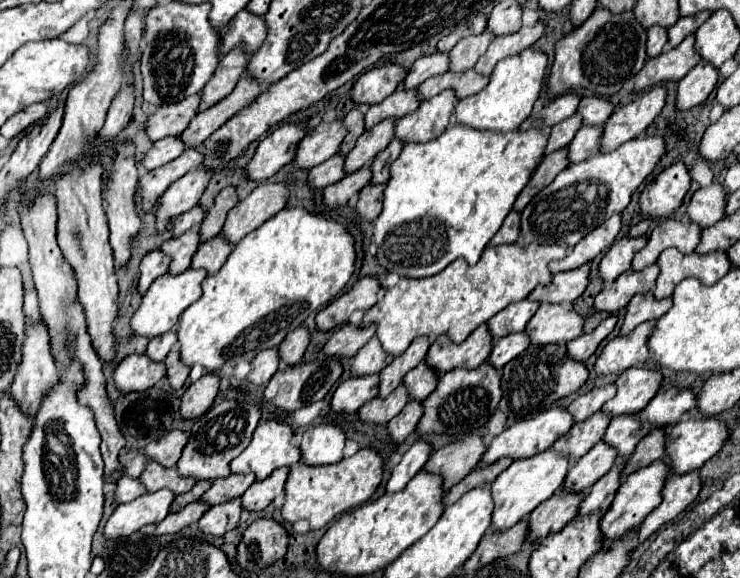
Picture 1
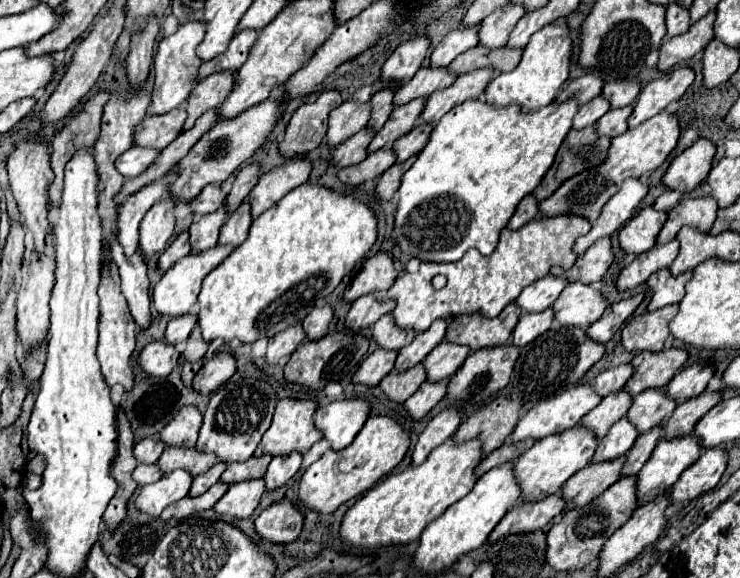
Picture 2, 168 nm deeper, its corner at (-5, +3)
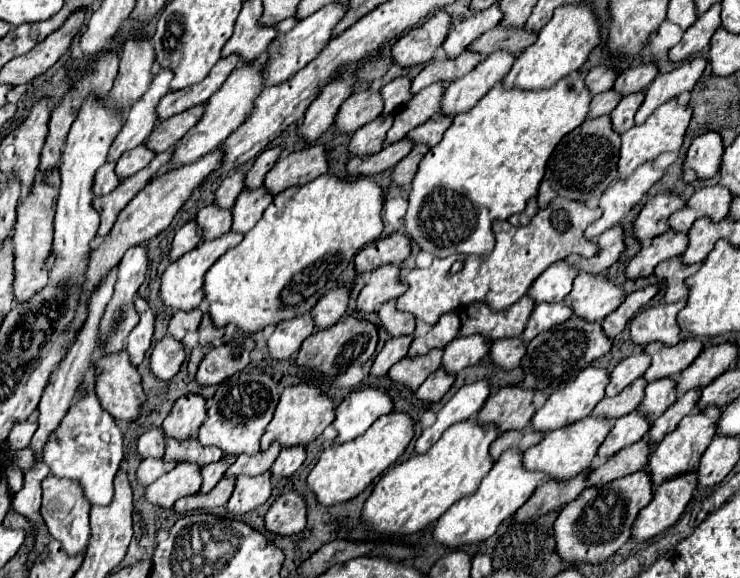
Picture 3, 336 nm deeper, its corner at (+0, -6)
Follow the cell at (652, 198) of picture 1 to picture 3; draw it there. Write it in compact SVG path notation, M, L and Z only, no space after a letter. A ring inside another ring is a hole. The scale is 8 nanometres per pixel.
M707 132L693 140L689 152L683 160L683 172L693 170L697 180L709 180L719 172L719 162L723 156L723 144L719 134Z

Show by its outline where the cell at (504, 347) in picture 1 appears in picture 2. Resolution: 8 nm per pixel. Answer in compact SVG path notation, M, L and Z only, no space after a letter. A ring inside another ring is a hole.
M544 309L540 313L522 313L512 333L512 343L518 347L532 343L532 339L536 339L538 335L550 329L552 319L554 319L554 309Z

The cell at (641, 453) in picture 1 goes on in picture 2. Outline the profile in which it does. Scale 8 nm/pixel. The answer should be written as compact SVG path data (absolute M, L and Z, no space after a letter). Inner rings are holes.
M704 391L696 399L688 399L680 407L676 407L674 415L664 423L664 439L674 439L680 435L692 433L692 427L722 399L720 391Z

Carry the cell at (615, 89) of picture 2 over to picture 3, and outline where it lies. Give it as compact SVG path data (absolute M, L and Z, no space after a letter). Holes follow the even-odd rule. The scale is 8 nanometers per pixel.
M647 64L647 66L635 66L635 68L629 68L625 70L617 80L615 80L615 86L613 90L621 96L627 96L627 94L635 94L635 92L641 92L645 90L651 80L657 76L657 66L655 64Z

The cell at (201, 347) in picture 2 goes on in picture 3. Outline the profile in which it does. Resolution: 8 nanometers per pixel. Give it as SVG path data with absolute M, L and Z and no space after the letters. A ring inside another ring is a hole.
M203 314L201 318L201 324L199 324L199 346L209 346L213 340L221 340L223 338L223 332L221 328L211 328L211 322L207 320L207 314Z

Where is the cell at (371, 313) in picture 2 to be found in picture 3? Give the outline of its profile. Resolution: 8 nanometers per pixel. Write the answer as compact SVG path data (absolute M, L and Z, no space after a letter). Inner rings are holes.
M389 264L369 274L367 284L357 298L357 314L365 316L377 312L385 302L397 300L407 290L407 286L399 282L399 268L401 266L397 264Z

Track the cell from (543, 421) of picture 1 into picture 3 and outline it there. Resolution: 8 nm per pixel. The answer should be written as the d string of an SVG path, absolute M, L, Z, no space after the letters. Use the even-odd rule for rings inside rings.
M589 366L585 370L581 370L577 374L575 380L559 386L549 398L547 402L535 412L535 416L531 418L529 422L529 428L533 432L551 432L551 430L557 430L557 428L563 428L567 424L573 424L577 420L583 420L583 416L589 416L591 410L597 406L597 402L605 396L605 384L609 380L609 372L605 368L595 368L595 366Z

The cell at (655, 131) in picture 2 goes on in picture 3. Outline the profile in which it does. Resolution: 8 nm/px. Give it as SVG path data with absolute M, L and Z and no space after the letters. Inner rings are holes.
M673 98L671 102L659 106L659 110L651 114L641 126L633 126L631 130L623 132L621 134L621 154L619 154L619 164L617 164L617 172L619 172L617 180L629 178L641 164L655 160L659 154L679 152L689 120L691 120L691 110L687 106L679 106L677 100Z

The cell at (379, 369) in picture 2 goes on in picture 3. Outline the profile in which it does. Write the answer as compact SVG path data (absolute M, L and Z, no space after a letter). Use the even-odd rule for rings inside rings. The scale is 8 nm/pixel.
M405 336L405 338L399 338L399 340L387 340L387 344L383 346L383 350L377 354L373 366L371 366L371 376L385 376L387 370L399 362L401 358L405 358L407 350L409 350L409 344L411 344L413 336Z

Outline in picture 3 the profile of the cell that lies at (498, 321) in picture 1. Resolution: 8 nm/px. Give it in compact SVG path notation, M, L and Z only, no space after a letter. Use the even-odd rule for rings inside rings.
M563 260L555 262L553 266L549 266L529 288L527 296L535 302L535 304L557 304L563 302L563 298L571 292L573 286L573 278L577 276L577 270L567 266Z

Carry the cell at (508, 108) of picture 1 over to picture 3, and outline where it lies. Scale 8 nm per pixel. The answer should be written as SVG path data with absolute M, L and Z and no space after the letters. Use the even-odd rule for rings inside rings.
M585 2L581 4L569 4L569 6L559 6L553 14L553 18L541 28L537 42L531 44L525 52L521 52L513 68L503 80L505 88L517 88L517 90L545 90L555 86L561 78L569 76L571 72L579 70L589 52L599 44L599 24L593 14L593 8L587 6Z

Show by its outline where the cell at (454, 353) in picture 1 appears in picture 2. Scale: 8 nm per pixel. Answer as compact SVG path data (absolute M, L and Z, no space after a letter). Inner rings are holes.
M510 303L494 319L484 319L484 315L460 315L460 319L450 319L446 341L458 343L458 345L468 345L472 351L486 349L486 347L496 347L496 345L504 345L510 339L514 327L518 323L518 317L520 317L520 307L516 307L516 303Z

